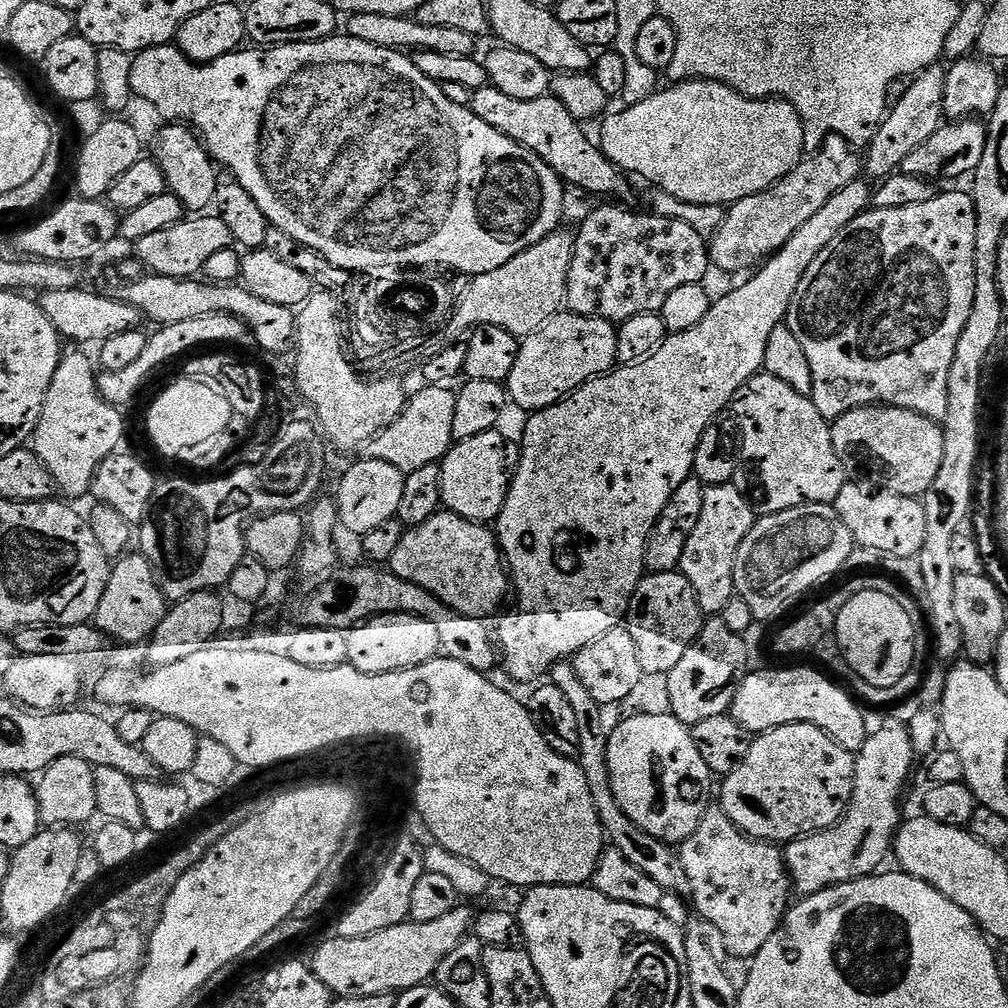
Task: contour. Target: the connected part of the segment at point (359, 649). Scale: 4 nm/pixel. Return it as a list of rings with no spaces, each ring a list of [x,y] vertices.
[[[373,616],[371,620],[347,629],[347,634],[348,664],[366,674],[413,668],[436,659],[440,652],[438,630],[417,616]]]

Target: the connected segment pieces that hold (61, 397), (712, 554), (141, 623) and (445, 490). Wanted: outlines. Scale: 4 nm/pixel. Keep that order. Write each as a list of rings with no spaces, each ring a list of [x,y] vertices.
[[[65,351],[50,382],[38,426],[32,432],[31,451],[35,452],[46,470],[50,470],[53,485],[59,491],[61,488],[65,497],[87,497],[102,462],[113,455],[124,440],[124,416],[120,413],[123,411],[100,395],[97,375],[93,357],[91,360],[84,352]]]
[[[729,482],[705,487],[698,526],[694,526],[694,531],[686,542],[686,550],[682,550],[682,562],[678,570],[684,575],[686,582],[694,586],[701,613],[708,618],[723,614],[726,602],[732,600],[736,590],[734,562],[738,558],[738,546],[746,542],[746,534],[750,534],[758,519],[754,504],[751,504],[736,486]]]
[[[125,554],[115,561],[106,594],[102,594],[100,608],[94,617],[96,627],[101,628],[109,638],[113,641],[125,640],[128,644],[147,641],[162,622],[166,611],[166,597],[150,562],[143,554],[135,555]]]
[[[493,430],[491,432],[483,432],[482,434],[474,434],[474,438],[466,438],[465,440],[457,440],[453,443],[452,449],[444,456],[443,460],[439,461],[440,473],[442,474],[442,505],[447,511],[458,514],[467,520],[473,520],[475,524],[488,524],[495,521],[499,516],[502,506],[508,497],[508,491],[512,485],[512,477],[516,475],[516,467],[520,464],[520,450],[517,441],[507,440],[506,437],[500,433],[500,430]]]

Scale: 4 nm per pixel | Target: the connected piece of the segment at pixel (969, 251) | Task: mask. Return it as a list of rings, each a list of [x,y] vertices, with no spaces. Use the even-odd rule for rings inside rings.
[[[941,191],[930,202],[922,202],[918,206],[902,206],[901,208],[872,208],[863,212],[850,226],[838,230],[838,238],[826,246],[810,262],[810,270],[798,282],[798,290],[794,294],[792,304],[788,307],[786,323],[794,330],[794,338],[802,342],[802,351],[806,353],[806,362],[810,362],[812,375],[812,391],[810,398],[824,419],[834,422],[842,414],[855,408],[869,406],[887,406],[889,408],[905,408],[911,412],[922,414],[926,418],[943,422],[946,418],[946,402],[948,401],[948,379],[950,366],[954,362],[954,350],[958,350],[958,338],[962,338],[962,330],[966,330],[966,318],[970,318],[970,306],[974,306],[974,230],[976,229],[976,204],[967,191]]]

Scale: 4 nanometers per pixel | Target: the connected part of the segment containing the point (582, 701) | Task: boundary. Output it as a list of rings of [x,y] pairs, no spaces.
[[[561,662],[552,667],[550,683],[558,686],[558,690],[562,690],[562,694],[566,694],[566,698],[570,698],[570,707],[573,708],[574,714],[578,718],[578,736],[580,738],[578,763],[582,774],[586,774],[586,786],[590,786],[590,794],[594,798],[594,806],[598,810],[600,825],[604,827],[607,843],[619,850],[624,857],[630,858],[630,862],[634,862],[634,866],[638,866],[638,870],[642,870],[642,874],[654,878],[654,882],[658,882],[658,886],[662,886],[664,893],[677,892],[679,896],[691,897],[690,878],[686,878],[686,869],[682,866],[679,851],[673,845],[665,844],[664,841],[654,838],[654,834],[646,834],[646,830],[642,830],[642,826],[635,824],[626,814],[626,810],[622,810],[622,806],[618,806],[618,798],[614,798],[608,769],[610,723],[608,724],[607,718],[604,717],[605,709],[598,702],[594,702],[594,698],[590,698],[590,690],[586,690],[586,686],[582,684],[582,678],[578,678],[578,674],[570,662]]]

